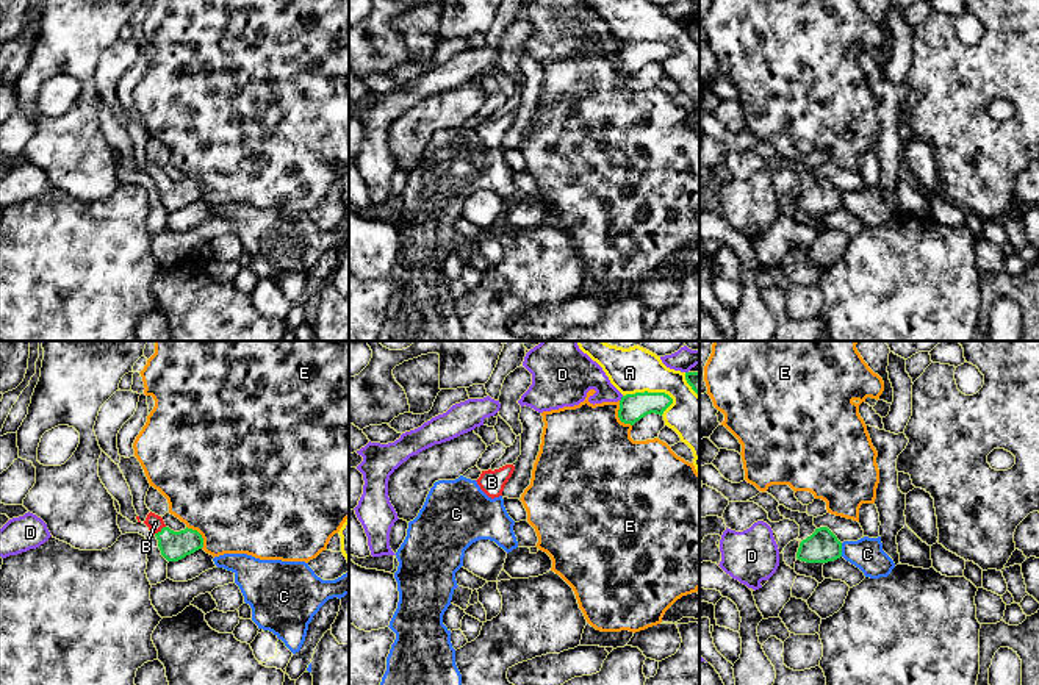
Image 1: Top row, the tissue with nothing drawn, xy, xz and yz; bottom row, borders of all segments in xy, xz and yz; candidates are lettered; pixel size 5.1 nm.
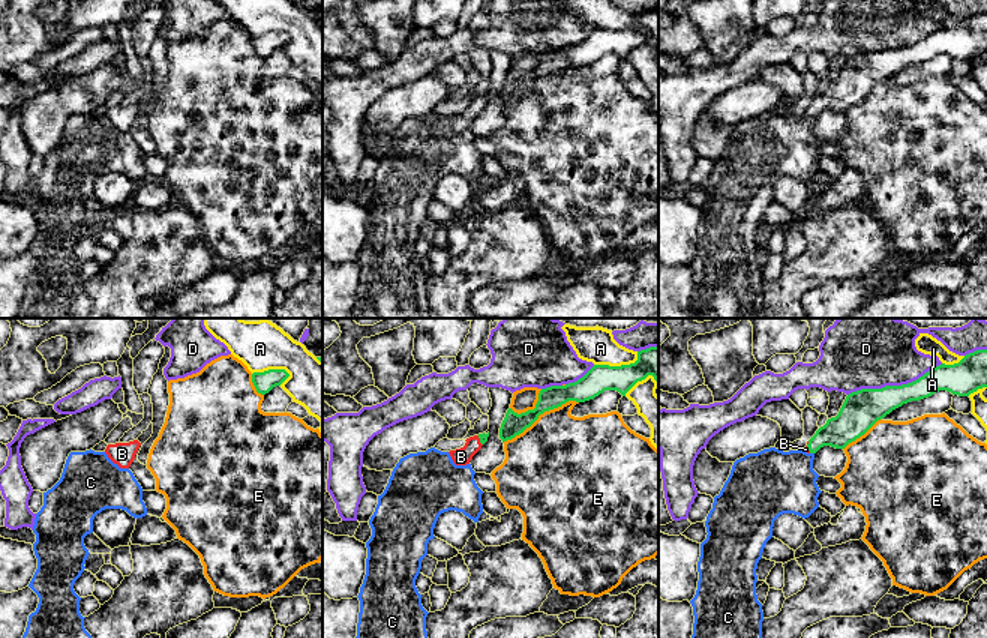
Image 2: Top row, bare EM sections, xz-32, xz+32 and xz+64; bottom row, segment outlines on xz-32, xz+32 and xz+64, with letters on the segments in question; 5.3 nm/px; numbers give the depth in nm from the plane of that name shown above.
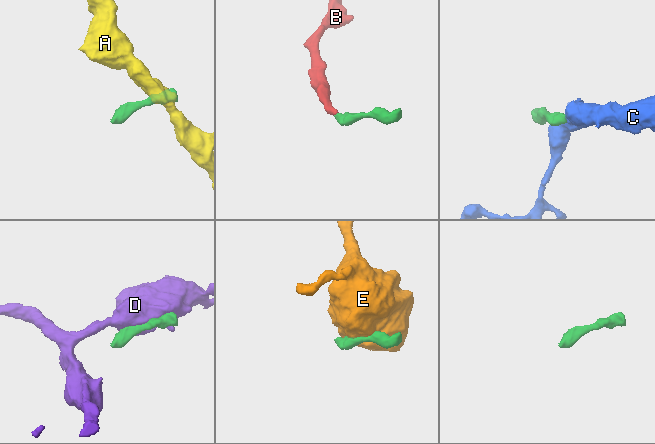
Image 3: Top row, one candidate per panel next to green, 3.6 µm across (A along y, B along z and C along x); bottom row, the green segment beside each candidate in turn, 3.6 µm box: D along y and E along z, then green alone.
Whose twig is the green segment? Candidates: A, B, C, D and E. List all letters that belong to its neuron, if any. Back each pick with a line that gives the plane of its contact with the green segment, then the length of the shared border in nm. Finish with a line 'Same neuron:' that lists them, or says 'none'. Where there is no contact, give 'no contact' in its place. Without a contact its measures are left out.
B: contact in xy; length 80 nm
Same neuron: B

